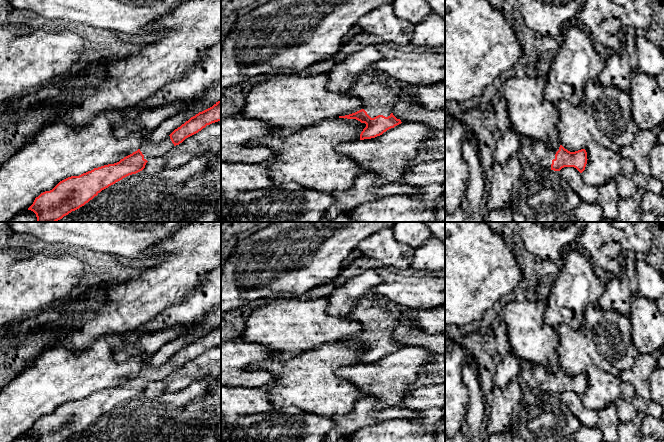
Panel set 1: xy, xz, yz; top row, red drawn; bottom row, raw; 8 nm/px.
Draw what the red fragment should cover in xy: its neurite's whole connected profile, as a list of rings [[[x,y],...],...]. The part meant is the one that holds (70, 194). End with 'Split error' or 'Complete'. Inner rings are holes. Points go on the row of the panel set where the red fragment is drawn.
[[[221,100],[191,117],[164,140],[160,142],[151,139],[142,140],[137,151],[119,162],[94,168],[79,176],[71,176],[60,181],[52,190],[36,197],[28,210],[36,214],[37,222],[57,222],[84,206],[102,190],[129,175],[142,171],[150,159],[165,155],[186,138],[218,121],[221,121]]]. Split error

